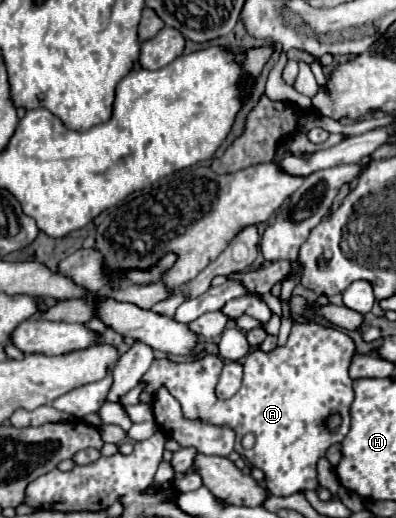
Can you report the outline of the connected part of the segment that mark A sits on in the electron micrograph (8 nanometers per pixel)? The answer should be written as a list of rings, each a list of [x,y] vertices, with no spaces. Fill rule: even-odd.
[[[308,319],[304,323],[294,323],[292,325],[288,343],[284,347],[276,347],[268,353],[260,351],[260,349],[252,349],[246,355],[246,361],[244,361],[242,387],[236,395],[232,395],[226,401],[220,401],[214,395],[214,387],[218,383],[218,377],[220,377],[222,365],[224,365],[218,355],[208,355],[200,361],[186,361],[186,363],[172,363],[168,359],[156,359],[142,379],[148,383],[146,391],[150,395],[154,395],[160,385],[166,385],[170,389],[170,393],[180,401],[182,411],[188,419],[198,417],[206,423],[232,427],[236,431],[234,449],[246,461],[250,461],[250,465],[260,467],[264,471],[264,475],[266,475],[264,483],[266,483],[268,491],[272,495],[292,495],[292,493],[298,493],[298,491],[318,487],[316,461],[320,457],[324,457],[324,453],[330,445],[340,443],[346,437],[346,433],[350,431],[350,405],[354,401],[354,389],[352,389],[354,381],[350,379],[348,369],[350,369],[350,361],[352,361],[354,355],[356,355],[354,339],[348,337],[342,329],[322,325],[322,323],[316,323],[316,321]],[[334,411],[338,411],[342,415],[342,425],[338,427],[336,433],[330,433],[322,425],[322,421],[324,421],[324,417],[328,417]],[[248,433],[254,435],[254,445],[250,449],[244,449],[242,439]]]

